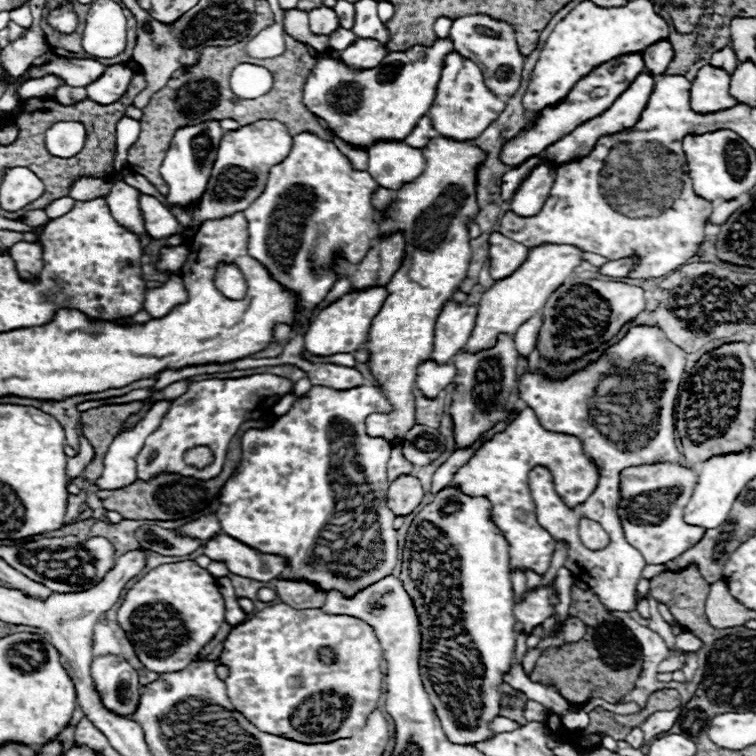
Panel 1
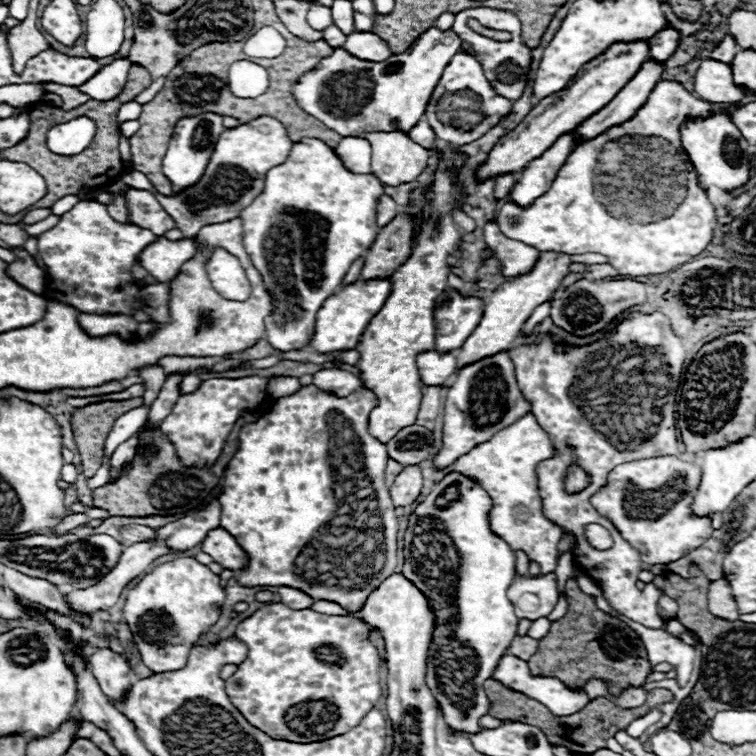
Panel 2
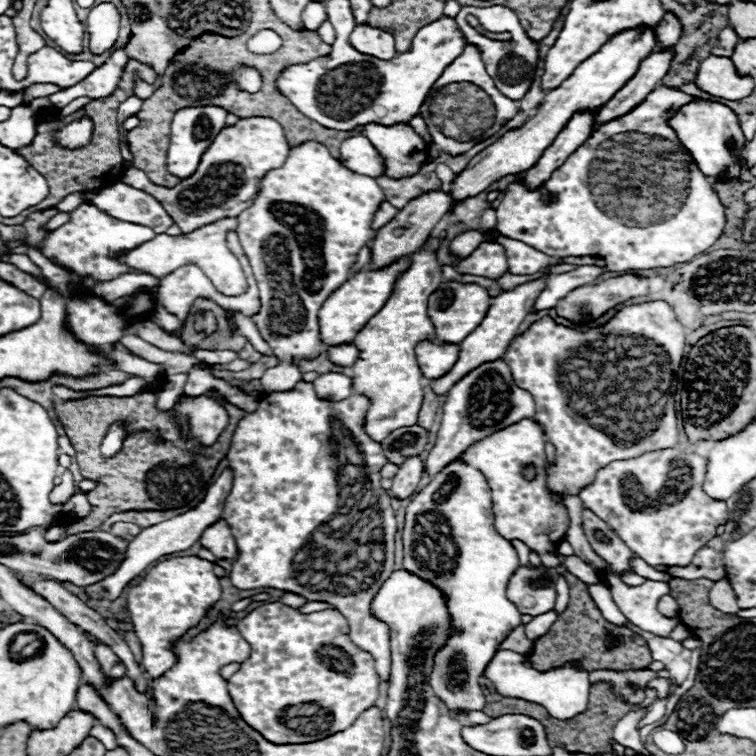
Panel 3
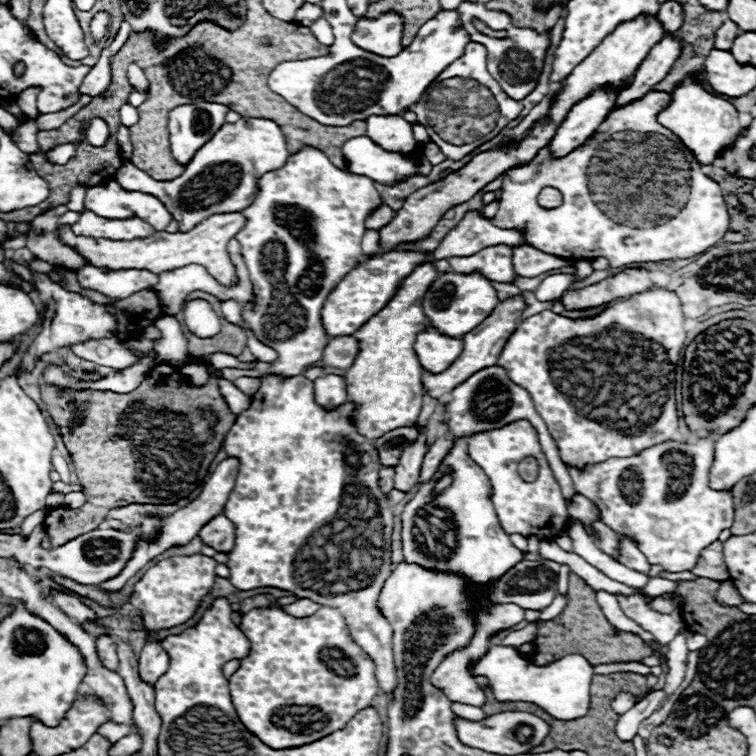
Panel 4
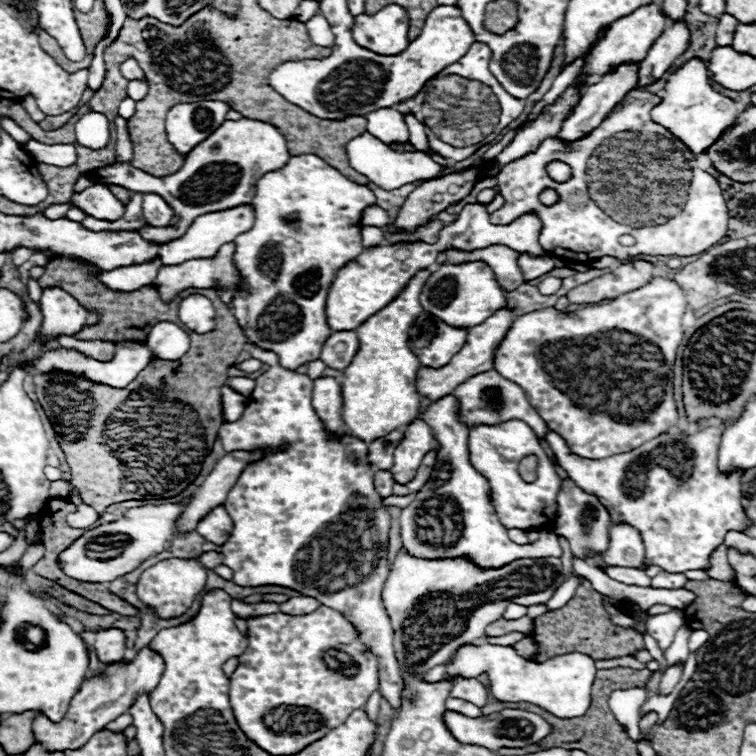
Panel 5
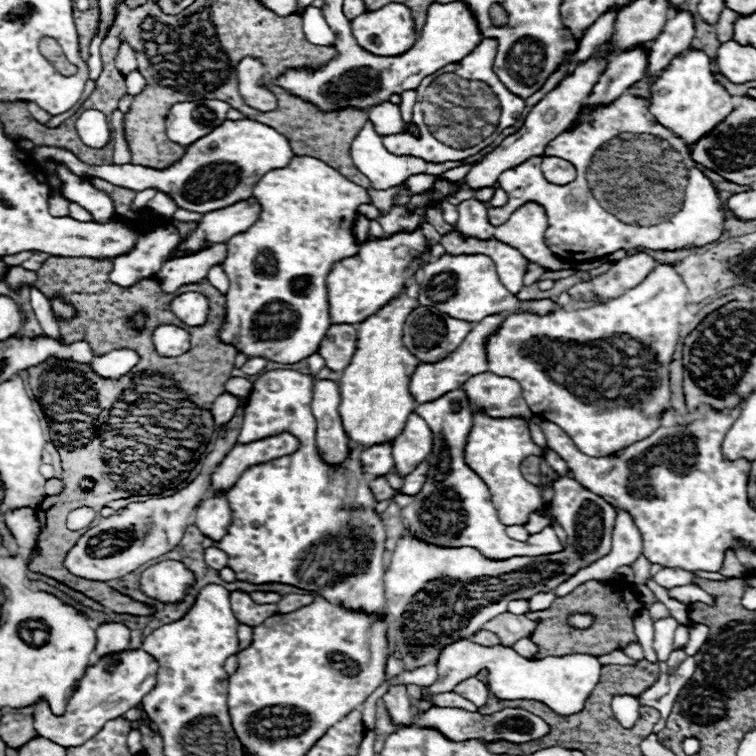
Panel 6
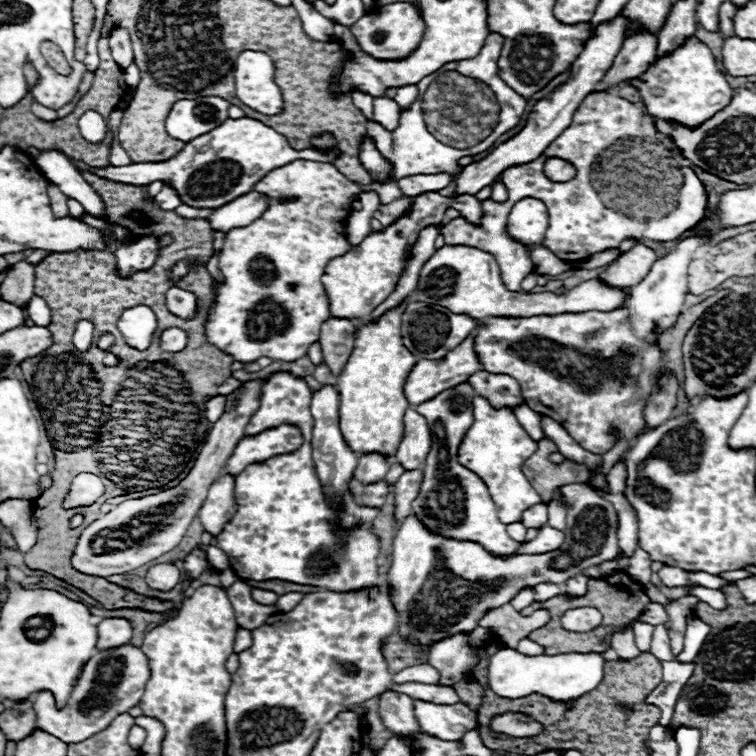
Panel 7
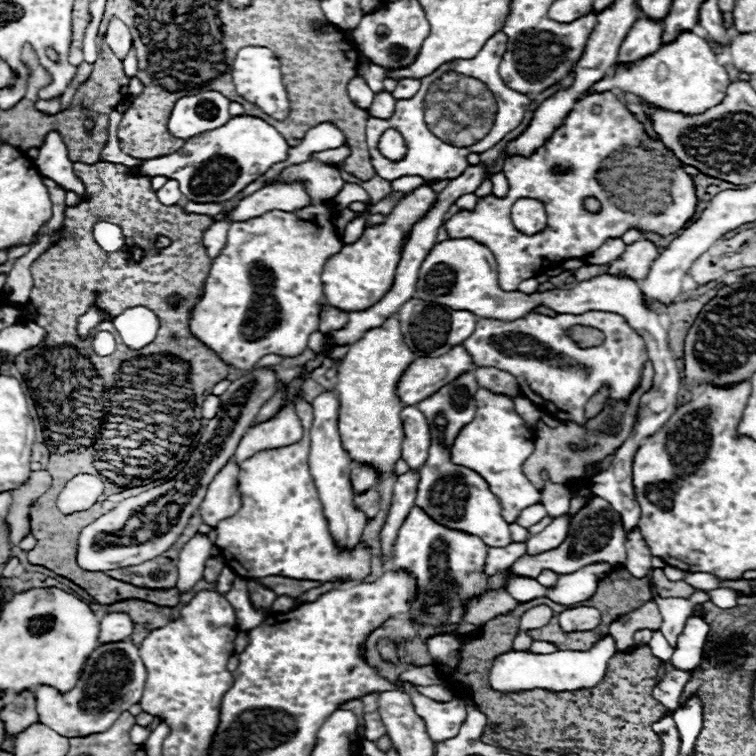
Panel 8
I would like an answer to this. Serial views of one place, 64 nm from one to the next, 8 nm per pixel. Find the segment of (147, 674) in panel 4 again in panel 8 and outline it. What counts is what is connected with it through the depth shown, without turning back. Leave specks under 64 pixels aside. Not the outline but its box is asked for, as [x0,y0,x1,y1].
[34,640,146,738]

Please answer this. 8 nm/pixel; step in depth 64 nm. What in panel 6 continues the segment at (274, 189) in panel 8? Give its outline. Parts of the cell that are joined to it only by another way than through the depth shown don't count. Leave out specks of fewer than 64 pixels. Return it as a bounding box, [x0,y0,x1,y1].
[182,196,262,252]

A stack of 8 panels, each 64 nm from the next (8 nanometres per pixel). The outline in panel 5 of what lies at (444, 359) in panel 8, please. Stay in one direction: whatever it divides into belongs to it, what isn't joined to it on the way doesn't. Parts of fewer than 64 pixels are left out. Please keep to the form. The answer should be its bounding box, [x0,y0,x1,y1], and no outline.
[416,308,514,400]

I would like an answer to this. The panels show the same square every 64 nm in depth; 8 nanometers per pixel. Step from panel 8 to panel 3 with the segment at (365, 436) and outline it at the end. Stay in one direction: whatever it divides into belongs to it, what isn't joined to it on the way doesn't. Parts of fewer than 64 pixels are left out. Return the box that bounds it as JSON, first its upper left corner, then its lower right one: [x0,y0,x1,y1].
[352,238,442,442]

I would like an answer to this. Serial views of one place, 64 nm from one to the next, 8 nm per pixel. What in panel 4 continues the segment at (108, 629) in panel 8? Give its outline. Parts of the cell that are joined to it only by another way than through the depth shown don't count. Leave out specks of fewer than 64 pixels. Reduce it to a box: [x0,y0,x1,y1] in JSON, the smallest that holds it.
[96,636,118,670]

